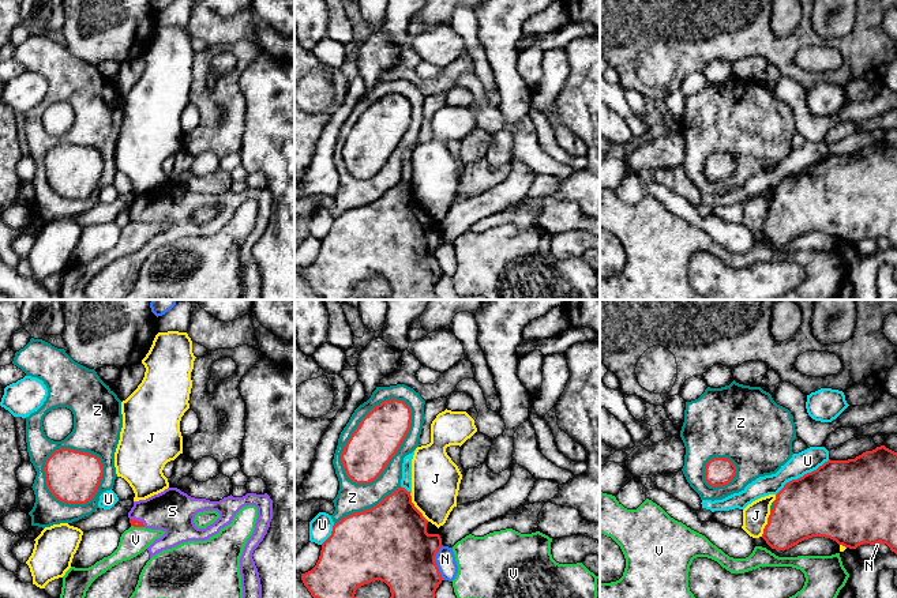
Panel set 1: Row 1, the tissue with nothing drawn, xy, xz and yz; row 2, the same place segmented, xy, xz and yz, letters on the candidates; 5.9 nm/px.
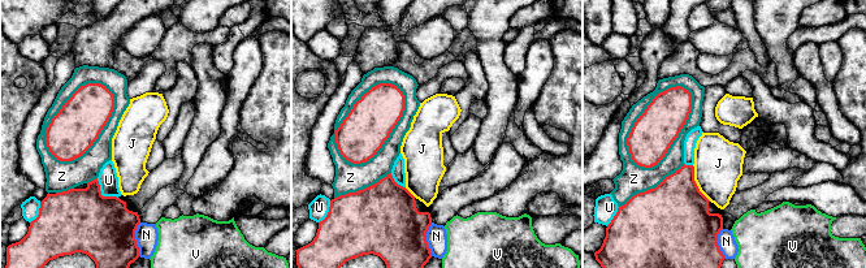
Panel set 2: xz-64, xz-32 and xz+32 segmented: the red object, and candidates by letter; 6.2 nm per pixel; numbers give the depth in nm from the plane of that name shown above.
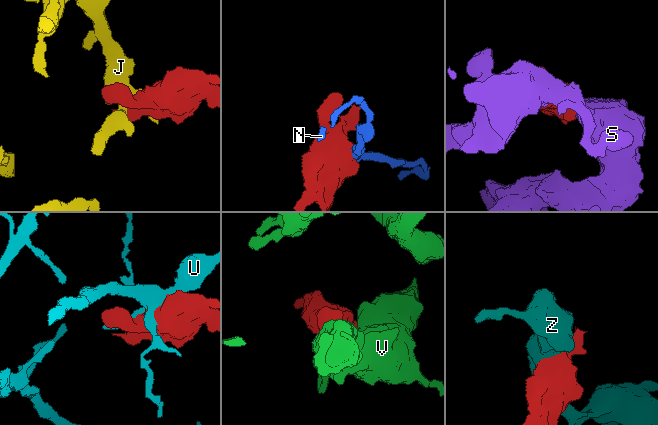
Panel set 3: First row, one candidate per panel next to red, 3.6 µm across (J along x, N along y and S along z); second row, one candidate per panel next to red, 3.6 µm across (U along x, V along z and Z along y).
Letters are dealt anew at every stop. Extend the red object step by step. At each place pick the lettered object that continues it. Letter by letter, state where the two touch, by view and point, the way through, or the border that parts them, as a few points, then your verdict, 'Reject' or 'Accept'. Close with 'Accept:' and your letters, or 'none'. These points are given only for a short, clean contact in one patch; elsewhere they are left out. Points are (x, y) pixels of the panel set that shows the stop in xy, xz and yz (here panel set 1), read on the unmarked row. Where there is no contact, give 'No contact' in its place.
J: Touches red at xz (415, 202). Reject
N: Touches red at xz (435, 258). Reject
S: Touches red at xy (138, 215). Accept
U: Touches red at yz (803, 170). Reject
V: Touches red at xy (138, 221). Reject
Z: Touches red at xz (397, 145). Reject
Accept: S

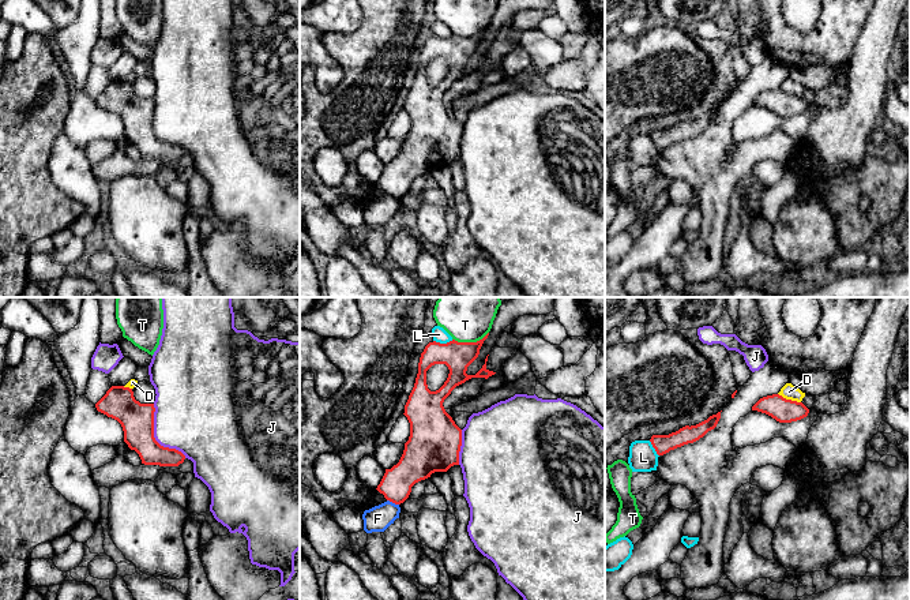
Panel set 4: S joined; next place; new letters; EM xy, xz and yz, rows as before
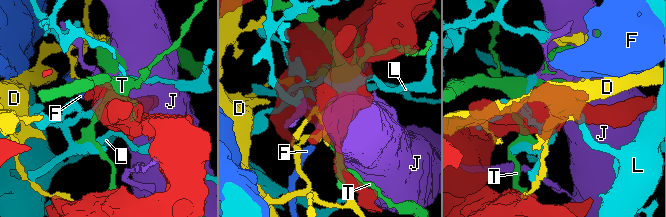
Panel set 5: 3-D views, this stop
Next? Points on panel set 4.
D: Touches red at yz (789, 94). Boundary: yz (778, 87), (800, 97). Reject
F: Touches red at xz (393, 197). Boundary: xz (387, 194), (398, 199). Reject
J: Touches red at xy (153, 131). Reject
L: Touches red at xz (443, 38). Reject
T: Touches red at xz (470, 37). Reject
Accept: none

